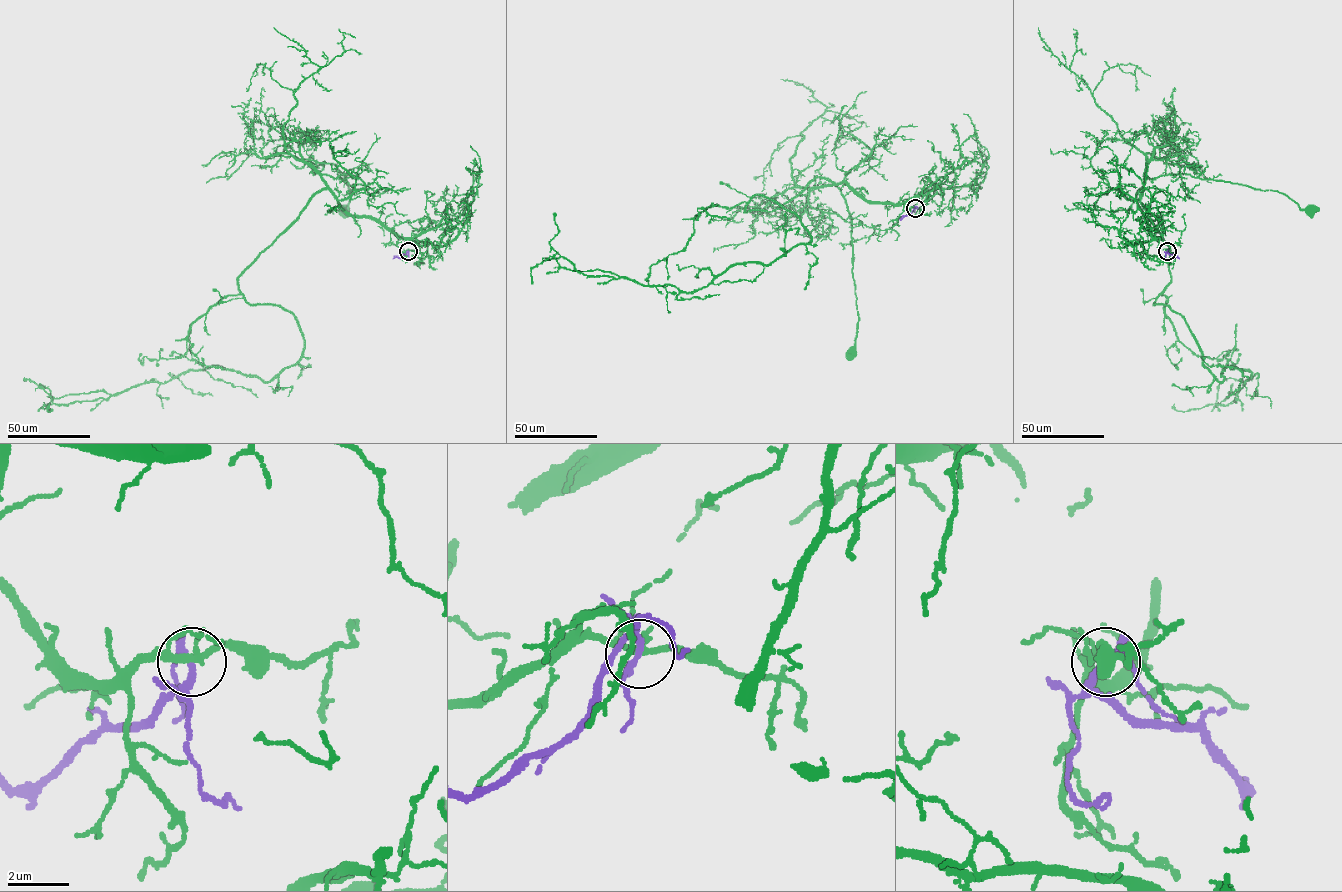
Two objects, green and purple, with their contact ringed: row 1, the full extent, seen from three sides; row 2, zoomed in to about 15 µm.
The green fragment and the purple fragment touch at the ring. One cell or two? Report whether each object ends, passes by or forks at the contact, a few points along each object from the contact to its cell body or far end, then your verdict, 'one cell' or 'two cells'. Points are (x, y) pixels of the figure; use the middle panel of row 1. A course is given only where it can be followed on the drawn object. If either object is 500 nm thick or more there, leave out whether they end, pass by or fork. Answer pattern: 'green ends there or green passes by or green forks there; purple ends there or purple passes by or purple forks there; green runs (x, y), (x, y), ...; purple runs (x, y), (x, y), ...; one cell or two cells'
green forks there; purple passes by; green runs (915, 208), (868, 201), (844, 182), (829, 184), (840, 191), (852, 223), (854, 352); purple runs (915, 208), (899, 220); two cells

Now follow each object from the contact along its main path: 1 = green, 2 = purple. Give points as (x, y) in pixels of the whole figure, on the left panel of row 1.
1: (408, 251), (402, 252), (389, 229), (348, 213), (322, 175), (334, 178), (345, 174), (351, 191), (347, 210)
2: (408, 251), (392, 258)

